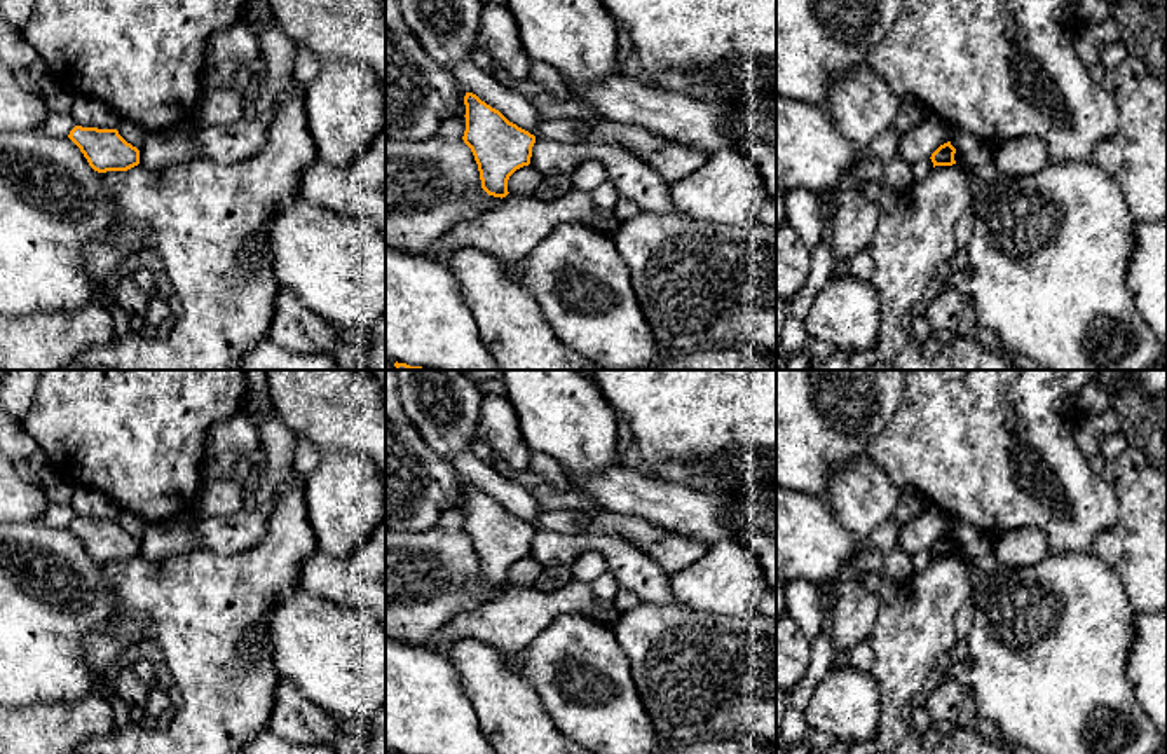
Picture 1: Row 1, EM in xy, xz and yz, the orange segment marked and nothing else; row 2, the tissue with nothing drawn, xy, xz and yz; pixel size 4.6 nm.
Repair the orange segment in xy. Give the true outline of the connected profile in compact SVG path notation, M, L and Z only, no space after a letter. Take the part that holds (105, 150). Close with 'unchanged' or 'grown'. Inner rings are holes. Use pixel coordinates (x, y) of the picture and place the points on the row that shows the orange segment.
M75 126L68 138L98 173L127 171L140 164L140 150L127 143L117 129Z; unchanged

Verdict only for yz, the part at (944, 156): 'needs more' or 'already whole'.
already whole

